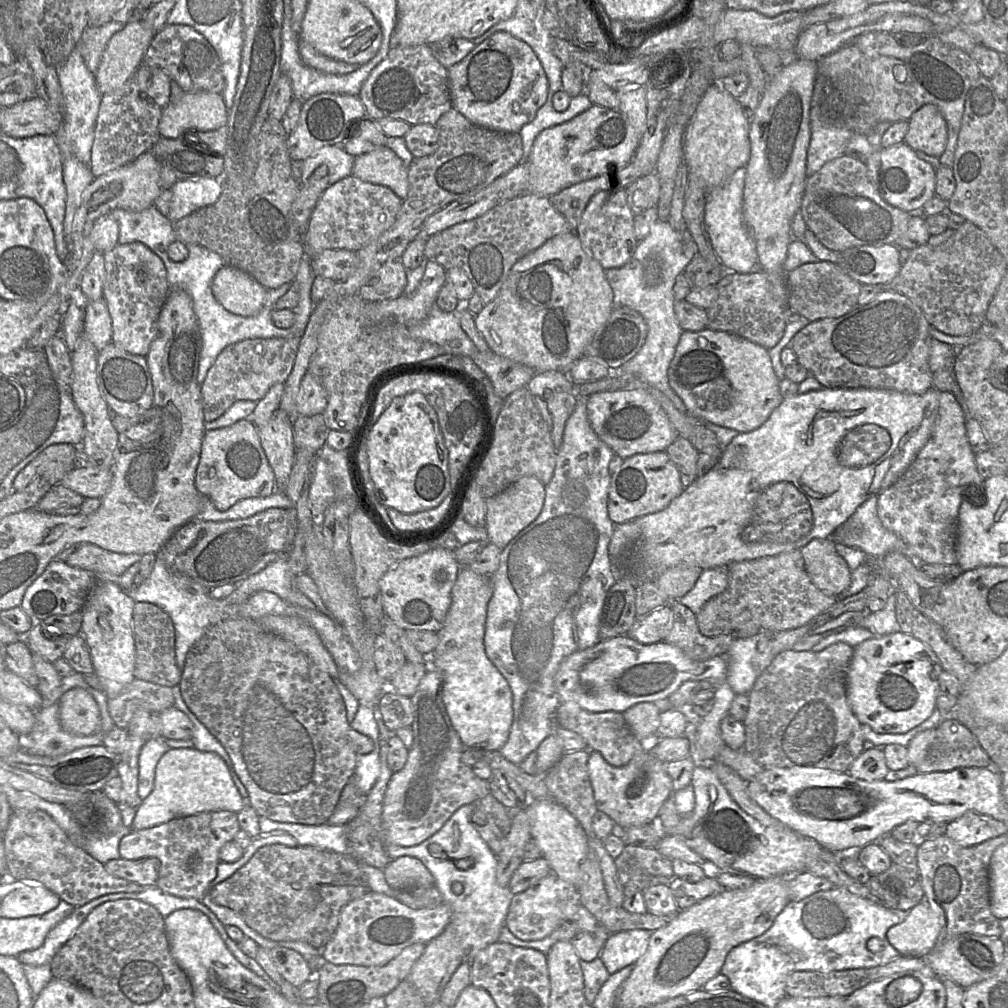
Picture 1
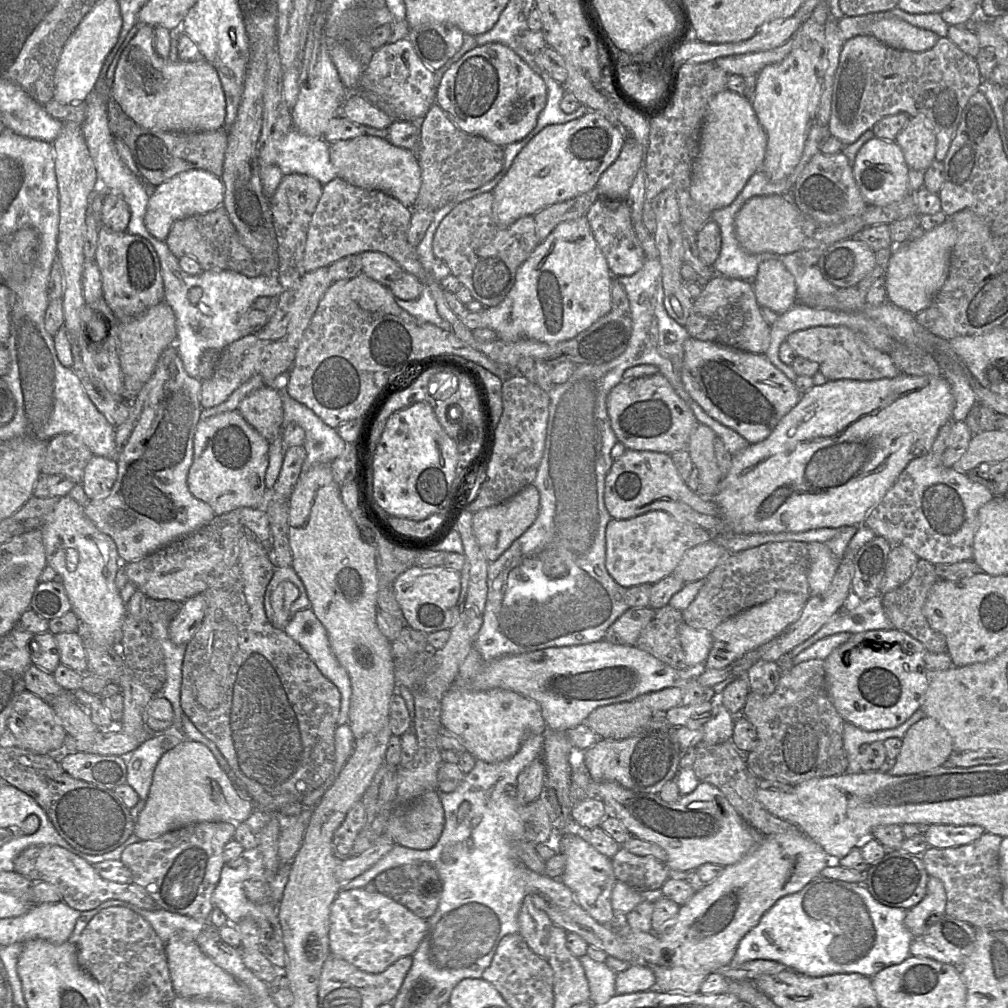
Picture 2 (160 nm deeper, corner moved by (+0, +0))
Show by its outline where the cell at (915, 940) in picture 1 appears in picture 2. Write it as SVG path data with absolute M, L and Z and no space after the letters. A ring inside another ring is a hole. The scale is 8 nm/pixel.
M929 876L925 897L907 911L904 924L913 937L922 935L927 927L945 915L947 896L943 883Z

